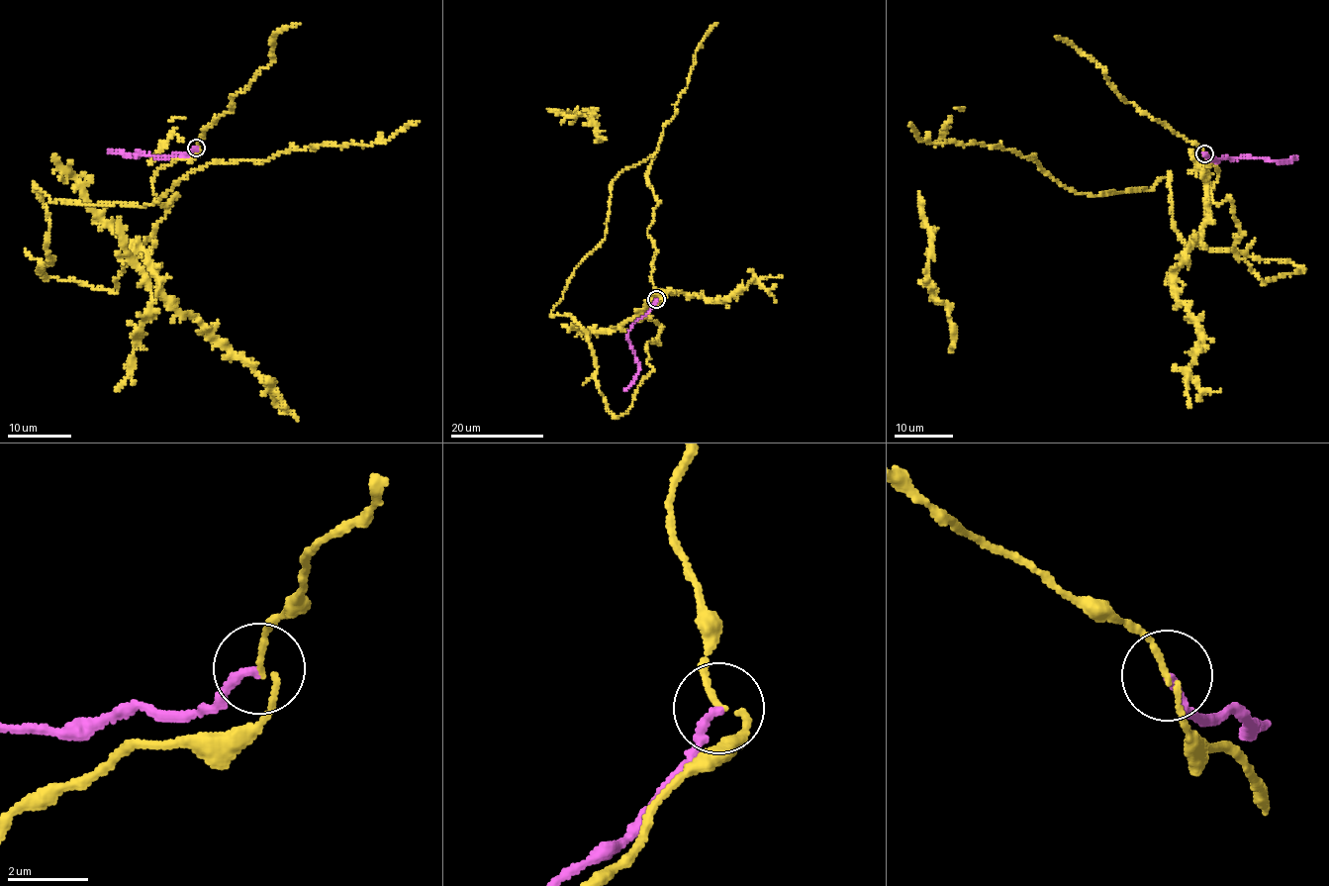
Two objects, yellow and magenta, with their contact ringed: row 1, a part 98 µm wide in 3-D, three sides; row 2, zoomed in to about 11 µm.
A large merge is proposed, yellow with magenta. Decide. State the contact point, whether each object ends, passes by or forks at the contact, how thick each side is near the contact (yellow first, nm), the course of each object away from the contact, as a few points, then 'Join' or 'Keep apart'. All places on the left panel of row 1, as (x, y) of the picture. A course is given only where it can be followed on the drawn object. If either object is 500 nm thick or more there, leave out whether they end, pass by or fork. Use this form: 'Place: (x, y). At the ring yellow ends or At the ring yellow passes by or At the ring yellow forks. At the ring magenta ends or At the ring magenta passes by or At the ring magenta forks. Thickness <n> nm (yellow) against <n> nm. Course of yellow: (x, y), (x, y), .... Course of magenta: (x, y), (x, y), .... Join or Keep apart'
Place: (196, 147). At the ring yellow passes by. At the ring magenta ends. Thickness 120 nm (yellow) against 200 nm. Course of yellow: (196, 147), (156, 172), (176, 199), (116, 291), (39, 271), (37, 189), (149, 206), (212, 162), (418, 122). Course of magenta: (196, 147), (188, 153), (171, 156), (121, 153), (107, 148). Keep apart

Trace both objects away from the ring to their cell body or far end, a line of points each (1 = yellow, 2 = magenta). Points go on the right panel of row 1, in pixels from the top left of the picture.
1: (1203, 153), (1236, 255), (1263, 283), (1303, 270), (1189, 245), (1169, 180), (1078, 194), (1034, 155), (911, 124)
2: (1203, 153), (1207, 158), (1216, 160), (1247, 156), (1281, 161), (1291, 160), (1296, 155)

